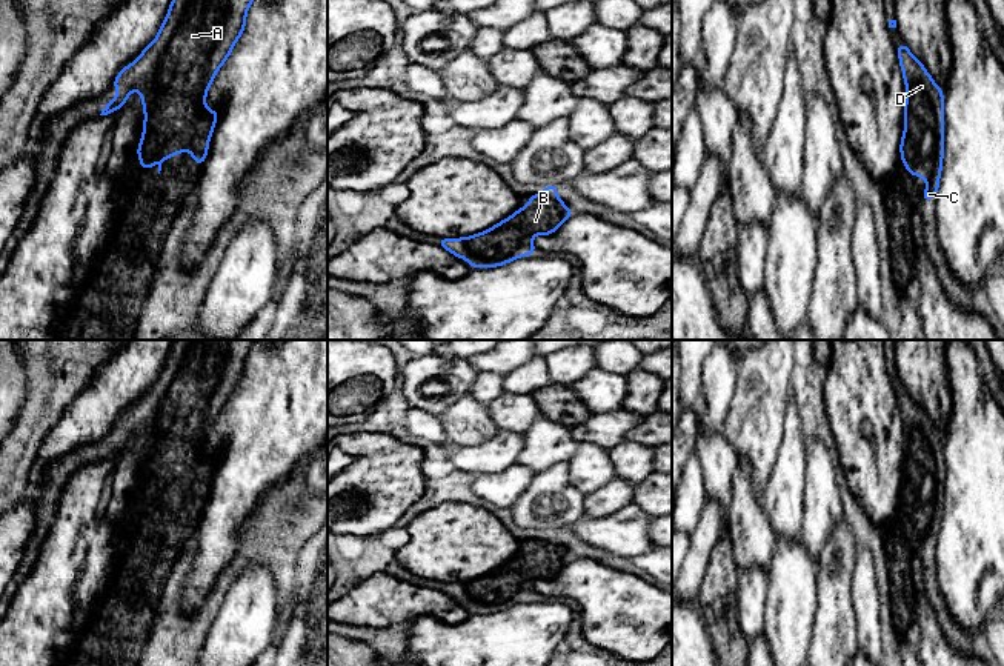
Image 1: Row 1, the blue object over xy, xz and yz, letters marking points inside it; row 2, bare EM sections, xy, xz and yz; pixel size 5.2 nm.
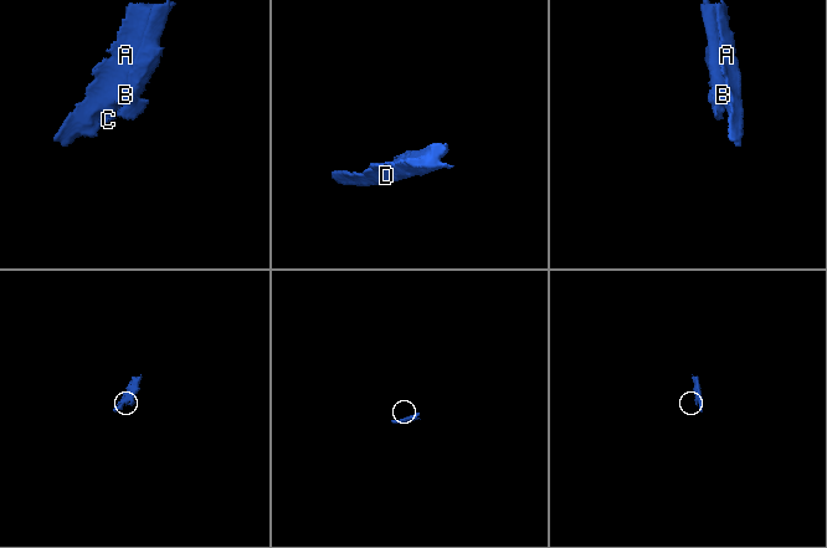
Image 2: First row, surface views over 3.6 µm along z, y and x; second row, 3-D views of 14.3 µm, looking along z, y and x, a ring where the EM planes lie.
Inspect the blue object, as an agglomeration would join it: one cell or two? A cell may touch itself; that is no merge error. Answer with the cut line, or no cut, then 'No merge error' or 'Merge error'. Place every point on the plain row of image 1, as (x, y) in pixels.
No split. No merge error

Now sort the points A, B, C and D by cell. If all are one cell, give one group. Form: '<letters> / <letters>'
A B C D

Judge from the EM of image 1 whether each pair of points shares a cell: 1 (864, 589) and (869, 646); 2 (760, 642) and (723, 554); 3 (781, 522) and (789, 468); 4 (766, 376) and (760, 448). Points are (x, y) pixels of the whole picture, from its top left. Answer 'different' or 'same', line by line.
1: same
2: different
3: same
4: same

